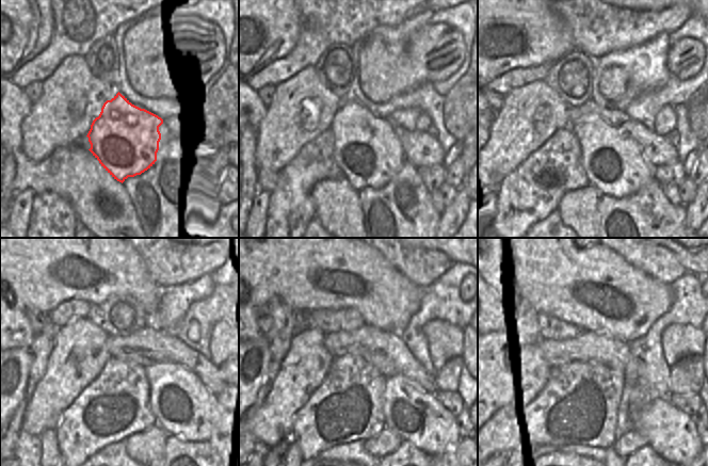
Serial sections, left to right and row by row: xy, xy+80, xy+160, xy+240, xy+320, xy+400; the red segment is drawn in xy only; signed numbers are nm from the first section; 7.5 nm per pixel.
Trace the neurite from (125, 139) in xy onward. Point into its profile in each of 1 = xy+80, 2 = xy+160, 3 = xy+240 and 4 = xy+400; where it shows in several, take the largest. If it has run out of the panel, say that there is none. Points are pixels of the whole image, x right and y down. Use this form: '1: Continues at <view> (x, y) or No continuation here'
1: Continues at xy+80 (369, 153)
2: Continues at xy+160 (620, 169)
3: Continues at xy+240 (172, 398)
4: Continues at xy+400 (672, 433).

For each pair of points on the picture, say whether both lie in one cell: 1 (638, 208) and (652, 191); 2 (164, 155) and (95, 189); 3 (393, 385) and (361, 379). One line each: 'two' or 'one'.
1: one
2: two
3: two

